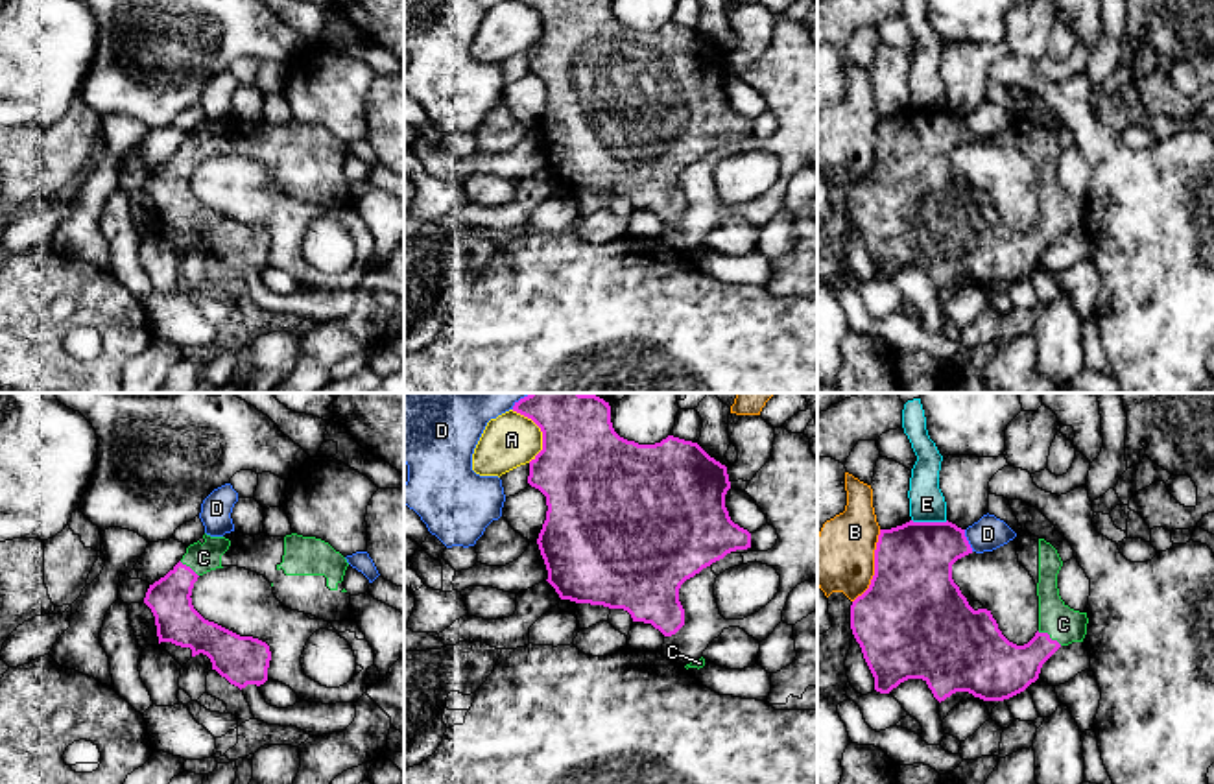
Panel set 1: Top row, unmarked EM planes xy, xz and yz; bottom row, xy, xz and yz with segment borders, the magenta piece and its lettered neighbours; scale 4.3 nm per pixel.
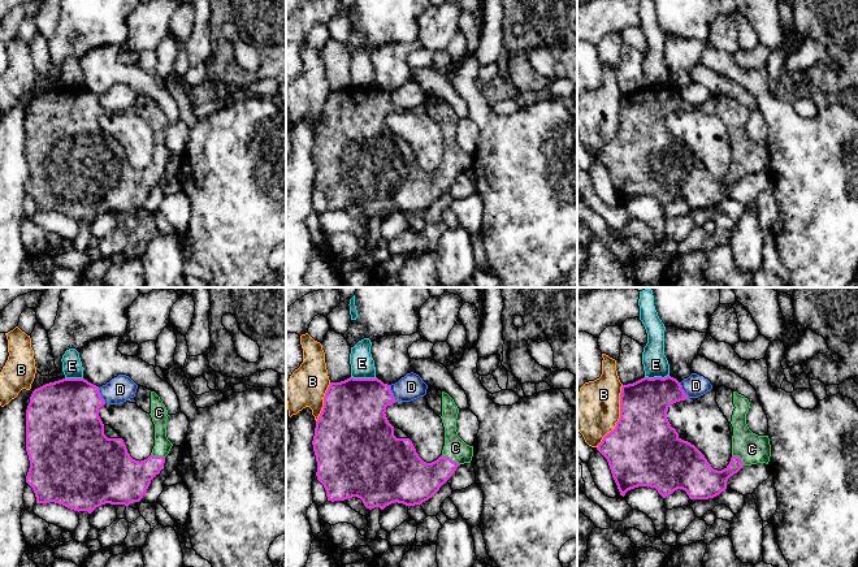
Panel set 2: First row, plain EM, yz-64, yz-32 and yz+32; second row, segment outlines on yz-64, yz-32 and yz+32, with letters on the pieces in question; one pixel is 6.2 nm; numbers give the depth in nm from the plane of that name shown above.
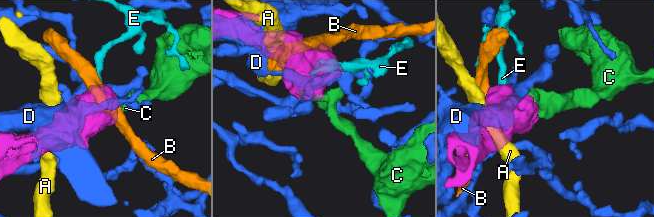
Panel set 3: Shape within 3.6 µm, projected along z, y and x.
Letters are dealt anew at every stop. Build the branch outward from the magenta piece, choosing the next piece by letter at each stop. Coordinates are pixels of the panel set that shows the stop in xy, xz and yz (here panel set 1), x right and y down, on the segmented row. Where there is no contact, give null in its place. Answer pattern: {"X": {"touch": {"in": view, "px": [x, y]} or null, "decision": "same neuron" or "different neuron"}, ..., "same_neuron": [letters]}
{"A": {"touch": {"in": "xz", "px": [541, 430]}, "decision": "different neuron"}, "B": {"touch": {"in": "yz", "px": [875, 567]}, "decision": "different neuron"}, "C": {"touch": {"in": "yz", "px": [1048, 637]}, "decision": "same neuron"}, "D": {"touch": {"in": "yz", "px": [967, 541]}, "decision": "different neuron"}, "E": {"touch": {"in": "yz", "px": [930, 522]}, "decision": "different neuron"}, "same_neuron": ["C"]}

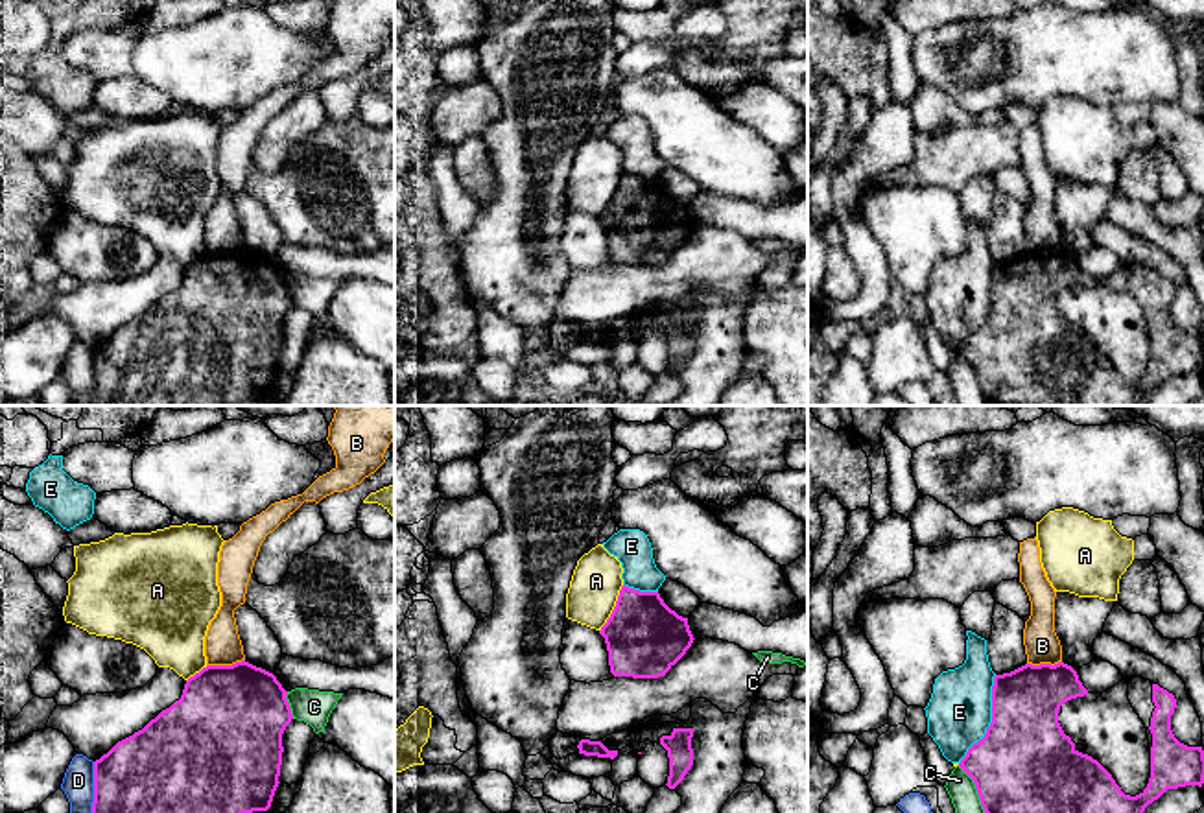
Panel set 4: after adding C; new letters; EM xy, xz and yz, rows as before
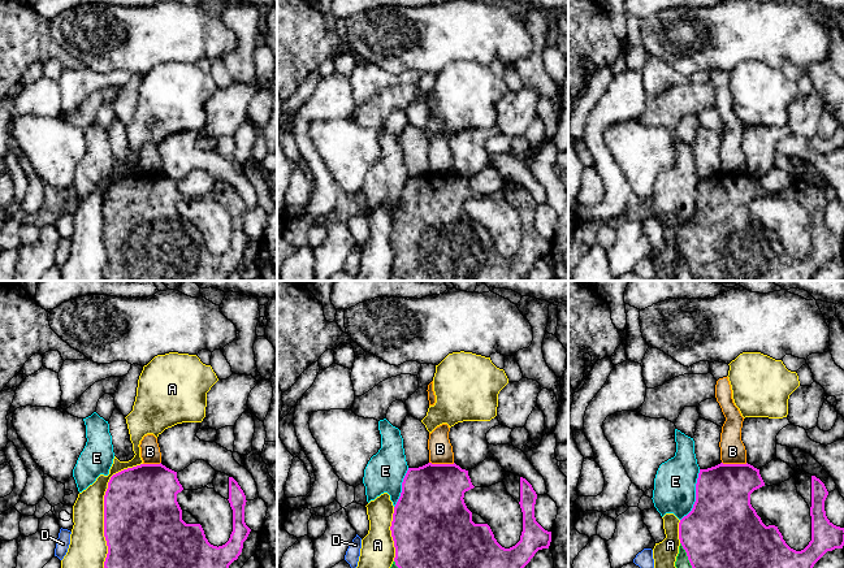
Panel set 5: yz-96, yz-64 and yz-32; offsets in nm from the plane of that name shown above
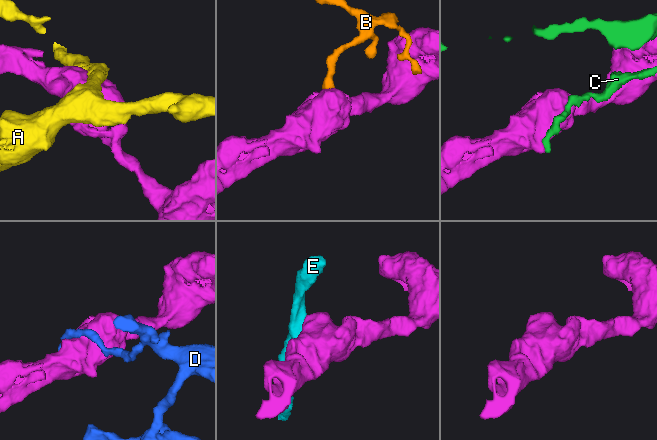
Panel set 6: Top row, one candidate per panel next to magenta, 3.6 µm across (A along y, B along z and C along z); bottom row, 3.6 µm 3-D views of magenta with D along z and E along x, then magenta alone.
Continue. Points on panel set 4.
{"A": {"touch": {"in": "xz", "px": [614, 609]}, "decision": "different neuron"}, "B": {"touch": {"in": "xy", "px": [225, 666]}, "decision": "different neuron"}, "C": {"touch": {"in": "yz", "px": [976, 788]}, "decision": "different neuron"}, "D": {"touch": {"in": "xy", "px": [94, 788]}, "decision": "different neuron"}, "E": {"touch": {"in": "yz", "px": [992, 721]}, "decision": "different neuron"}, "same_neuron": []}

